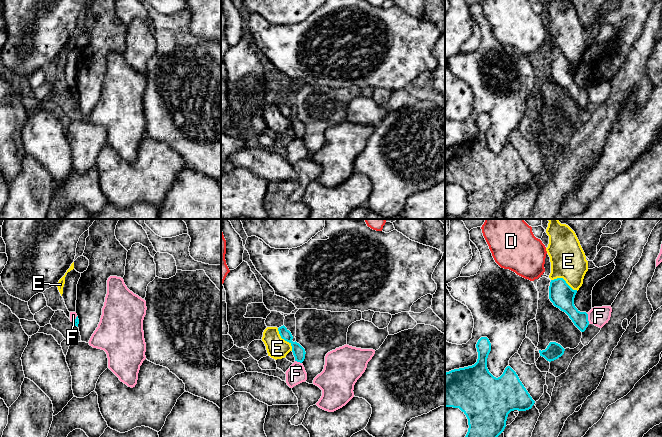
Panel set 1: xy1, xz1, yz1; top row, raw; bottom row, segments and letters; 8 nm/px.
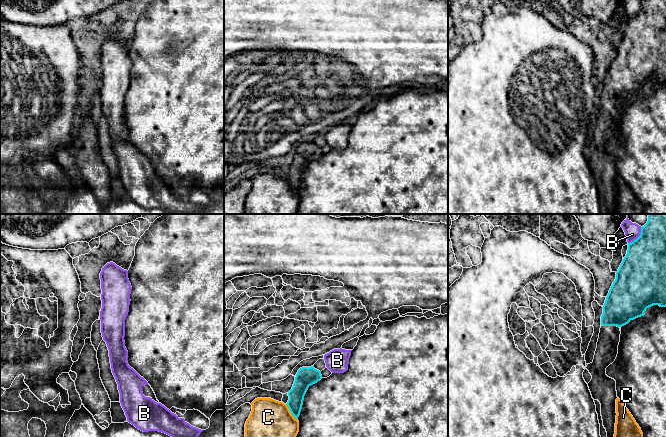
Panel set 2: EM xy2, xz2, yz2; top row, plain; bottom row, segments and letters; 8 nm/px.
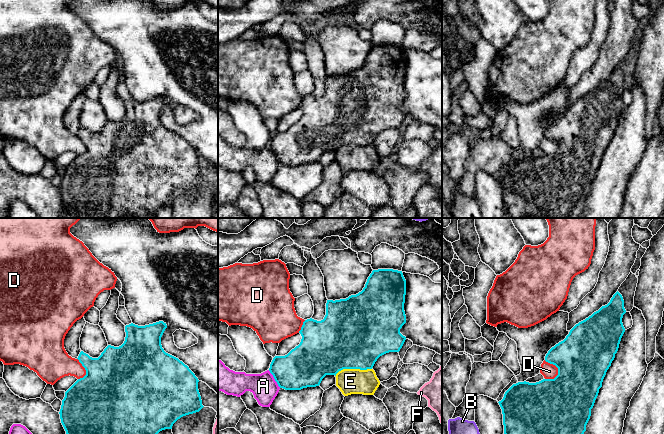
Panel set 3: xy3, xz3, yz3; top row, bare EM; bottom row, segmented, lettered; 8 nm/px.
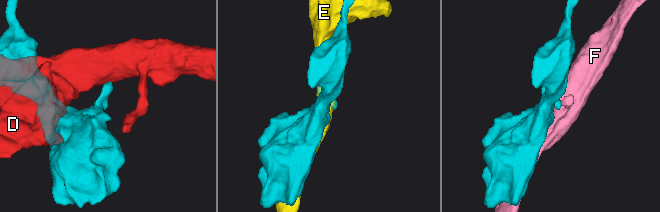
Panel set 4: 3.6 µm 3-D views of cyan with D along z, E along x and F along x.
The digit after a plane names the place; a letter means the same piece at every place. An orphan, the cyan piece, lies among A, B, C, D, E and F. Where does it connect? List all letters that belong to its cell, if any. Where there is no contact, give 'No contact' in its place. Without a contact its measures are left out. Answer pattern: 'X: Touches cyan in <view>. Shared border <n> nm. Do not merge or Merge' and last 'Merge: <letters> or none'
A: Touches cyan in xz3. Shared border 170 nm. Do not merge
B: Touches cyan in yz2. Shared border 170 nm. Do not merge
C: Touches cyan in xz2. Shared border 160 nm. Do not merge
D: Touches cyan in yz3. Shared border 180 nm. Do not merge
E: Touches cyan in xz3. Shared border 300 nm. Do not merge
F: Touches cyan in yz1. Shared border 80 nm. Do not merge
Merge: none

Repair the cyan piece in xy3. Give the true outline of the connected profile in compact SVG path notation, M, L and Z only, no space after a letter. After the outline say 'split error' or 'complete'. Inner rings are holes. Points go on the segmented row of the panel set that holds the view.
M159 321L153 324L138 326L133 323L125 326L126 337L124 343L119 347L108 345L98 358L92 358L83 351L78 356L79 362L86 370L86 375L78 379L66 392L60 409L61 423L66 434L158 434L165 429L172 429L173 424L183 416L199 412L202 405L198 390L198 378L178 358L166 353L161 345L161 337L167 328L166 323Z | complete

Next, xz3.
M378 269L372 271L365 287L358 294L346 299L327 300L324 319L321 321L312 318L305 320L299 331L302 336L300 344L287 355L273 358L269 371L278 386L285 390L316 387L326 375L336 376L343 369L372 369L380 356L389 352L399 352L406 340L406 337L400 333L400 329L406 323L405 295L406 280L402 271Z | complete

